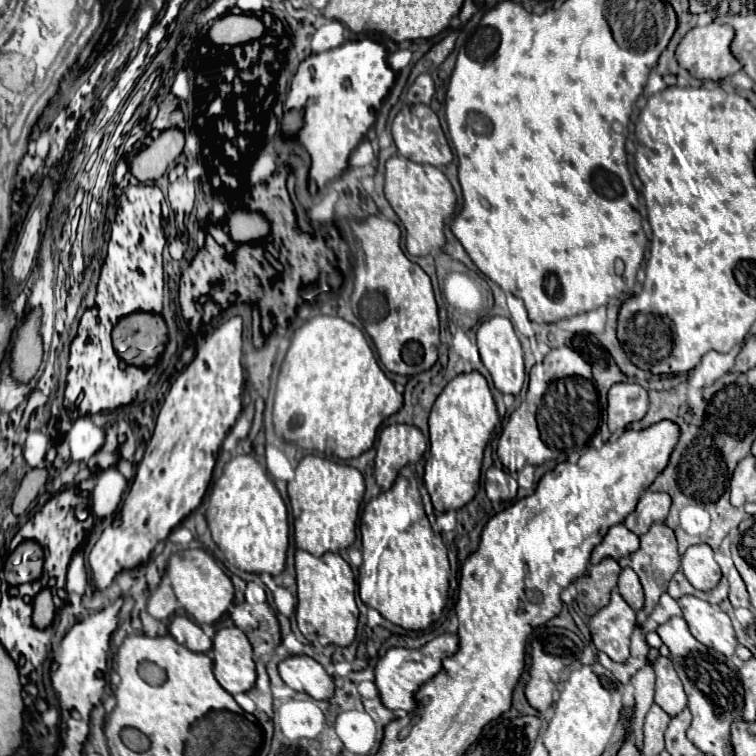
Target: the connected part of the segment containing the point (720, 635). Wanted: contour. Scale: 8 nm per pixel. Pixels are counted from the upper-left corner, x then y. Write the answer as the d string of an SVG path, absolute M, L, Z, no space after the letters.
M684 595L678 599L682 617L688 623L690 633L710 649L716 649L730 657L738 645L734 637L734 629L730 617L716 605L702 601L692 595Z

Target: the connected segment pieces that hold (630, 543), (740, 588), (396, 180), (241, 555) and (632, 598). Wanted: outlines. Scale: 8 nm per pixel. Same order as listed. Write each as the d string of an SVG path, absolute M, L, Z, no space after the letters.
M618 523L608 529L604 541L592 551L590 563L596 565L604 557L612 557L618 561L620 557L626 557L626 555L634 553L636 549L638 549L638 537L632 531L628 531L622 523Z
M730 567L726 577L728 577L728 583L730 583L730 603L732 603L732 607L750 607L746 585L744 585L740 573L736 571L736 567Z
M394 155L386 161L384 179L386 199L406 227L406 251L412 257L422 257L434 249L442 249L446 243L444 219L450 218L456 207L456 195L446 175L438 167L418 165L400 155Z
M236 455L226 463L222 477L210 489L206 521L230 565L248 573L282 573L288 549L288 511L266 469L252 455Z
M630 567L622 569L622 573L620 573L620 577L618 577L618 591L620 591L622 599L634 611L638 611L644 605L644 593L642 593L640 579L638 579L638 575Z

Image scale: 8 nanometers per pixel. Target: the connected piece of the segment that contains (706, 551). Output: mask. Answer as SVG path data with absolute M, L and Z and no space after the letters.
M704 543L686 549L686 553L682 555L682 571L686 579L700 591L712 591L722 577L712 549Z

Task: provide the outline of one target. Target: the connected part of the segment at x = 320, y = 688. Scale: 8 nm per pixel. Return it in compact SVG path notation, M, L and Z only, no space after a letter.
M292 655L280 661L278 665L282 681L294 691L308 693L314 699L330 699L334 697L332 677L324 671L324 667L308 655Z

